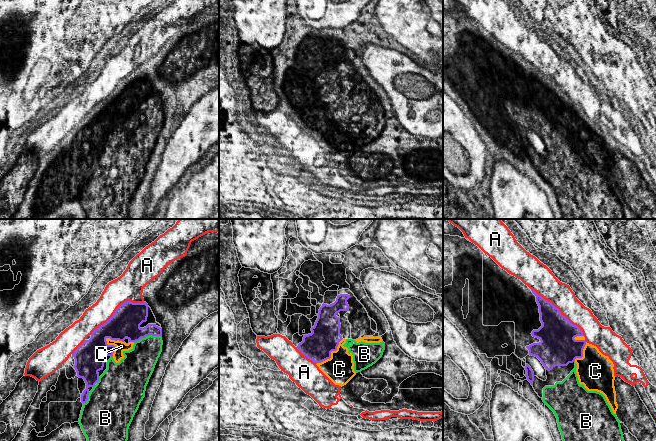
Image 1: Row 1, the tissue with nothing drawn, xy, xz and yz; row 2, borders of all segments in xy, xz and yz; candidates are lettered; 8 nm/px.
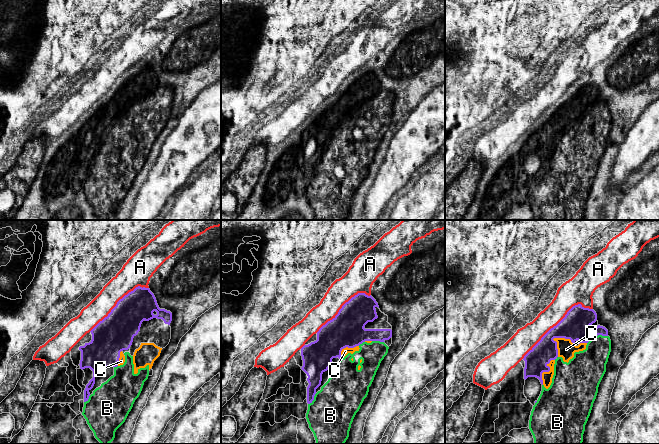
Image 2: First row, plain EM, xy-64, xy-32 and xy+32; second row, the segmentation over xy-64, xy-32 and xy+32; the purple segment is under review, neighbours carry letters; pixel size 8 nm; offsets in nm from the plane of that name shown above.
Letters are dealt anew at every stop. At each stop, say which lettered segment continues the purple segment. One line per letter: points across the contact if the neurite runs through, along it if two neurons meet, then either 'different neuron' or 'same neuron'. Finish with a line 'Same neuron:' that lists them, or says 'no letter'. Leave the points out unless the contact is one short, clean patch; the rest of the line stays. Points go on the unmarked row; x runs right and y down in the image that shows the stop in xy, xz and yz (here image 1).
A: different neuron
B: same neuron
C: different neuron
Same neuron: B

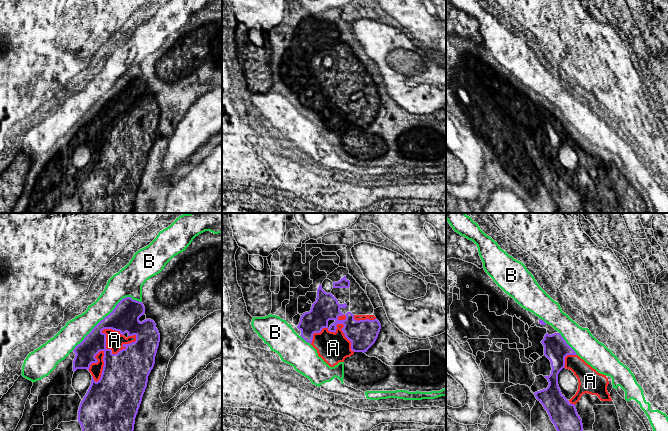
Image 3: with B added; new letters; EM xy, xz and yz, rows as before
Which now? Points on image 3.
A: different neuron
B: different neuron
Same neuron: no letter

